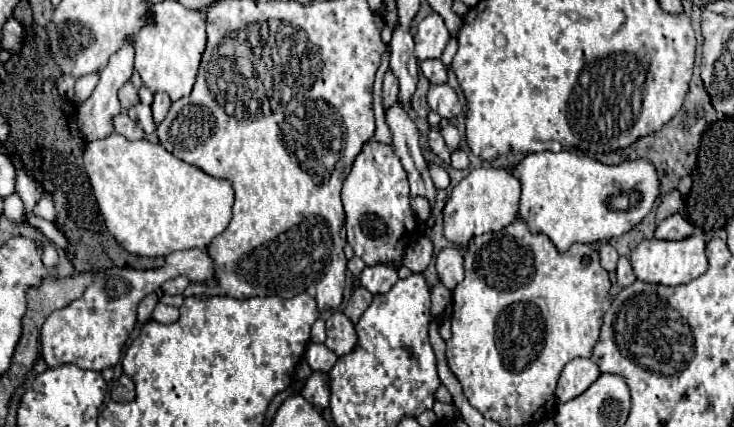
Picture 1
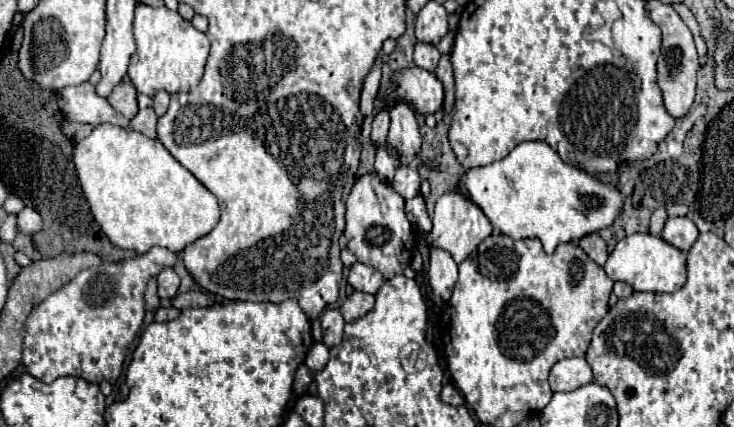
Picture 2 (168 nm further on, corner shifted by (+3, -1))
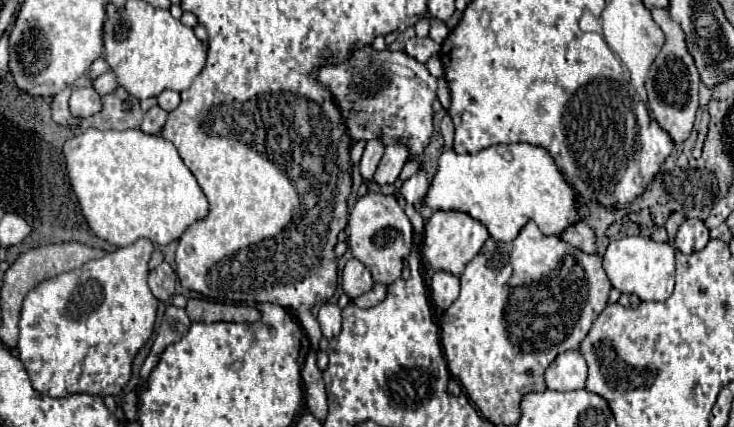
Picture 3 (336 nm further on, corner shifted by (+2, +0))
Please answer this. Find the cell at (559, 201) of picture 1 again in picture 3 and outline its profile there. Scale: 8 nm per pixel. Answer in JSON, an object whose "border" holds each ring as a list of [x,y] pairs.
{"border":[[[448,111],[440,132],[444,151],[429,191],[423,197],[423,205],[431,211],[463,211],[483,223],[495,241],[503,243],[513,241],[527,221],[535,221],[547,235],[561,235],[567,225],[581,219],[575,209],[575,193],[571,193],[571,185],[567,185],[567,179],[559,173],[555,161],[551,161],[551,155],[543,147],[499,143],[489,145],[479,153],[455,153],[454,125]]]}

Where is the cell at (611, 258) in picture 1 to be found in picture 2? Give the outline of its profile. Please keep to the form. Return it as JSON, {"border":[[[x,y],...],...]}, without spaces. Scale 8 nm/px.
{"border":[[[588,234],[586,238],[582,238],[578,242],[578,246],[598,264],[604,266],[608,260],[608,250],[606,250],[606,242],[598,236],[598,234]]]}

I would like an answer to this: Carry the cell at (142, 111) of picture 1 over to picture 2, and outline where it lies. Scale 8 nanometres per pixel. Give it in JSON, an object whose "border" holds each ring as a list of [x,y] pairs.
{"border":[[[142,108],[142,110],[138,110],[138,114],[130,120],[130,124],[132,124],[132,130],[136,130],[136,132],[142,132],[144,136],[148,136],[148,138],[156,138],[156,114],[154,114],[154,110],[152,108]]]}

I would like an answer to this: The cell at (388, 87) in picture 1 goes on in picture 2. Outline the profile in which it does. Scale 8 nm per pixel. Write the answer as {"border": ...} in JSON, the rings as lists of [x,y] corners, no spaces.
{"border":[[[386,108],[378,110],[372,122],[372,140],[376,146],[384,146],[386,144],[386,136],[388,136],[388,128],[390,128],[390,116],[386,112]]]}

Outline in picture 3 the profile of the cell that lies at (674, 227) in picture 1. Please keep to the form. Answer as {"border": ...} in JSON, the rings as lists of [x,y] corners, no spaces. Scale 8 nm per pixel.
{"border":[[[685,219],[683,225],[677,231],[675,247],[683,255],[691,255],[695,251],[701,251],[709,241],[709,229],[701,219]]]}

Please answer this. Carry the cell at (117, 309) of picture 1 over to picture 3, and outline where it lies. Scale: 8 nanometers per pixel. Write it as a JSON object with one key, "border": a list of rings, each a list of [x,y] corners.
{"border":[[[139,239],[129,247],[121,247],[101,259],[87,261],[83,267],[45,279],[35,285],[23,299],[19,315],[19,359],[25,365],[33,389],[49,397],[69,397],[73,393],[87,395],[119,395],[131,379],[131,365],[137,351],[149,341],[157,319],[159,301],[153,293],[145,293],[145,271],[153,243]]]}

